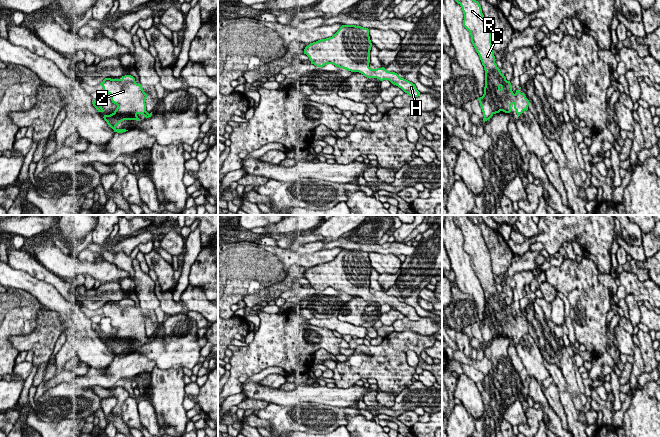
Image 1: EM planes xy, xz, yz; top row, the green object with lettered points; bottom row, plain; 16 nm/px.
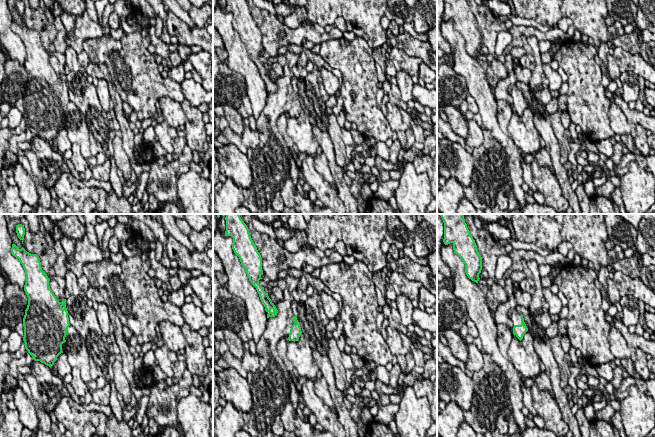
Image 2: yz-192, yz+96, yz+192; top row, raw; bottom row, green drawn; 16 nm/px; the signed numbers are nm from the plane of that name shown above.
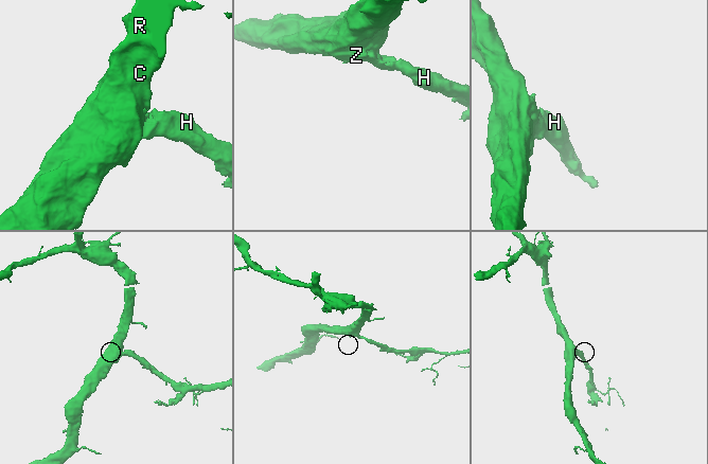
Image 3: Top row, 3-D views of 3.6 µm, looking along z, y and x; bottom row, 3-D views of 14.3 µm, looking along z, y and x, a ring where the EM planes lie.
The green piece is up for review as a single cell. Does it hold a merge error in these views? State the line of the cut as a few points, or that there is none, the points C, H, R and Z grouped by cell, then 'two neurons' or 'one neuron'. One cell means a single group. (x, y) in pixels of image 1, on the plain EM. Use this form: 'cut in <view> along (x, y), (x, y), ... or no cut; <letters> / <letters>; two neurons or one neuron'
no cut; C H R Z; one neuron

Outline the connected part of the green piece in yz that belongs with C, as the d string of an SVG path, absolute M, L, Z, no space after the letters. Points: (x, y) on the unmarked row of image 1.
M454 215L454 222L462 232L463 250L470 256L471 266L485 294L484 318L478 322L484 340L483 345L489 344L500 335L510 337L512 328L519 341L528 334L529 324L519 315L521 311L513 317L510 305L506 304L497 291L491 255L479 226L470 221L467 215Z

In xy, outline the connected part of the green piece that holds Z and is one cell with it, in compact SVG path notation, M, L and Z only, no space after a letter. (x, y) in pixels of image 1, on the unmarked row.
M125 299L121 303L105 302L100 309L103 311L104 317L111 319L112 327L117 329L112 338L103 341L114 356L128 355L117 353L116 350L124 344L139 345L138 338L142 338L146 342L151 341L152 336L149 338L146 335L147 318L144 316L142 309L136 307L133 300Z

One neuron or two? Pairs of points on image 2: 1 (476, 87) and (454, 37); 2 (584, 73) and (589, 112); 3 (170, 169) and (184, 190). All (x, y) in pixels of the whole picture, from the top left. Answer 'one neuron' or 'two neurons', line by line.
1: one neuron
2: one neuron
3: two neurons

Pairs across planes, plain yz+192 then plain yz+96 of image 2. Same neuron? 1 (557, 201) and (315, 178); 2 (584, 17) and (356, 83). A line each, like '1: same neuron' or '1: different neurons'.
1: same neuron
2: different neurons

